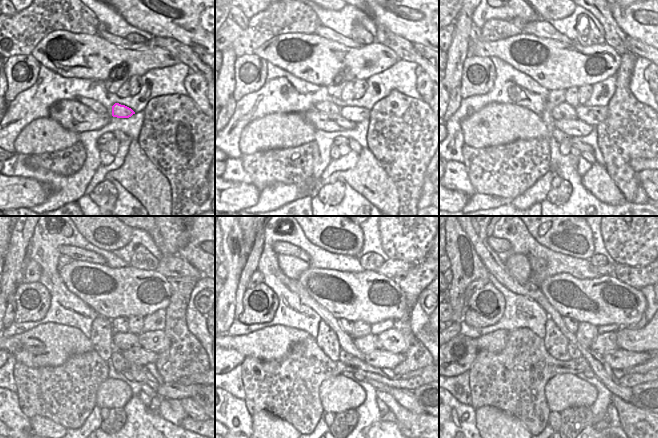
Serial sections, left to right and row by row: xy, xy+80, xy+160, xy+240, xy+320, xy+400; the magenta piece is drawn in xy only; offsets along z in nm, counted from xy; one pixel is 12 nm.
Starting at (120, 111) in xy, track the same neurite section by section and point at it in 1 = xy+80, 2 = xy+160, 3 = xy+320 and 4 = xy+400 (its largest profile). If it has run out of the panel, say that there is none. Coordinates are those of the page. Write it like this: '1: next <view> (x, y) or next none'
1: next xy+80 (356, 114)
2: next xy+160 (594, 115)
3: next xy+320 (391, 340)
4: next xy+400 (636, 340)

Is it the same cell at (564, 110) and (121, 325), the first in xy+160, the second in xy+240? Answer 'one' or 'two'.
two

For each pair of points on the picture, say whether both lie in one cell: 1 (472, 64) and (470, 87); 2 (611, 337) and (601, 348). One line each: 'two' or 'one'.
1: one
2: one

